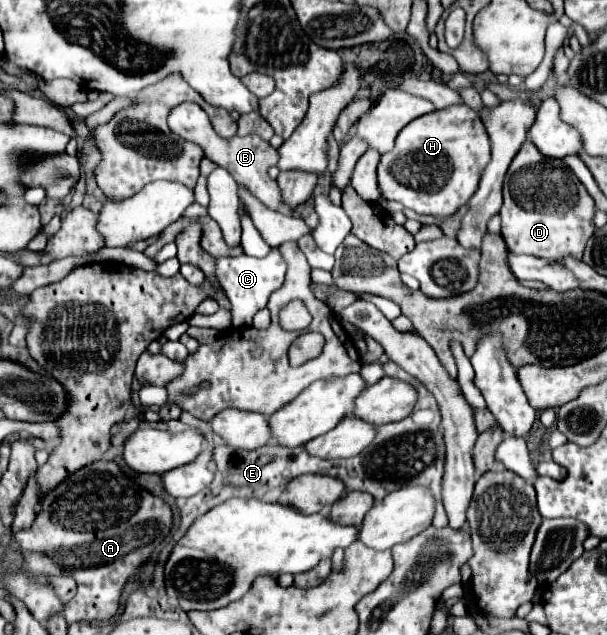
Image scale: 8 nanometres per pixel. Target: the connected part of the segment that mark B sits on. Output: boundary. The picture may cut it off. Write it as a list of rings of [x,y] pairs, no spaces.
[[[181,103],[177,107],[171,109],[169,113],[169,127],[175,135],[179,135],[181,139],[185,141],[191,141],[191,143],[197,143],[205,157],[211,159],[213,163],[217,163],[219,167],[227,169],[233,179],[239,183],[239,185],[245,185],[259,201],[263,201],[269,209],[273,211],[279,211],[279,213],[285,213],[285,215],[295,215],[295,211],[291,211],[289,207],[285,207],[281,203],[281,191],[277,187],[277,181],[273,181],[267,171],[269,167],[277,165],[277,149],[271,147],[269,141],[263,141],[259,135],[245,135],[245,137],[239,137],[239,135],[233,135],[231,139],[225,139],[221,137],[215,129],[213,129],[213,123],[211,119],[207,117],[207,113],[197,105],[197,103]]]

